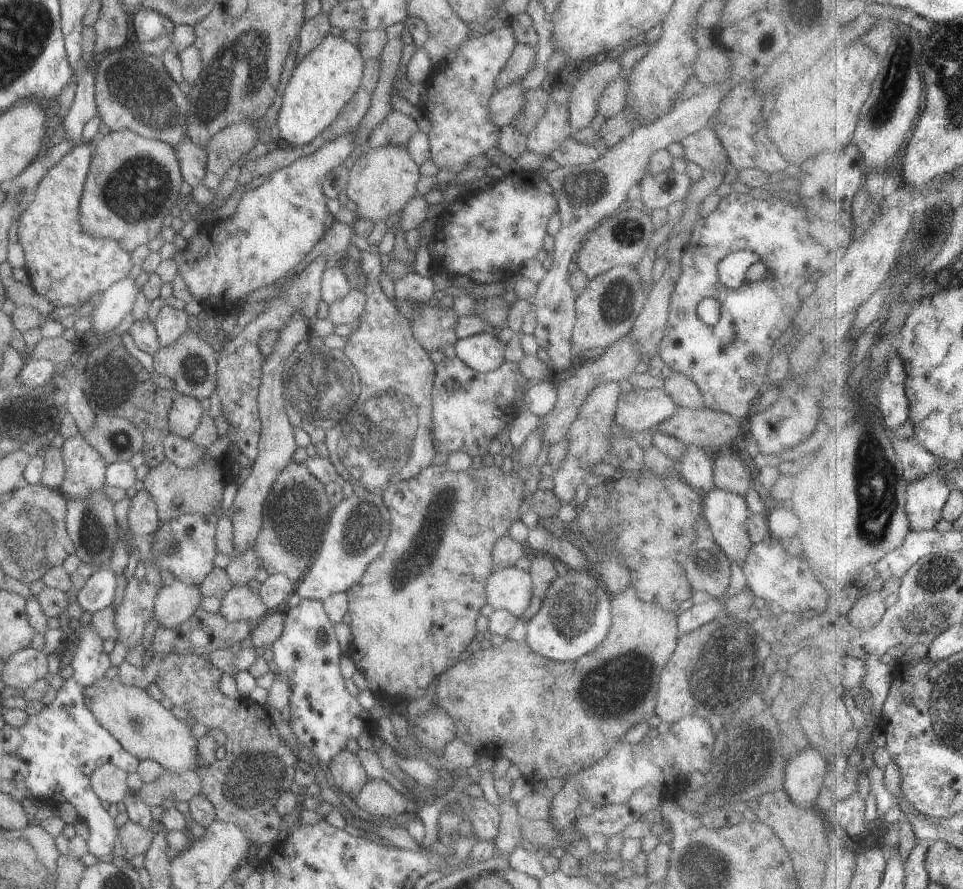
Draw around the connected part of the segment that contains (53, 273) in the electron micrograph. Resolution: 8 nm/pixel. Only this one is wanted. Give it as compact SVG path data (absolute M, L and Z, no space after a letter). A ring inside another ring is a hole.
M98 132L93 141L85 141L74 146L45 173L36 184L34 192L26 201L27 207L17 218L17 242L22 246L24 268L30 286L38 295L48 300L54 307L81 307L93 293L103 292L115 281L127 276L130 264L130 254L120 249L114 240L94 237L85 234L78 221L78 202L82 193L88 164L93 154L94 144L101 138Z

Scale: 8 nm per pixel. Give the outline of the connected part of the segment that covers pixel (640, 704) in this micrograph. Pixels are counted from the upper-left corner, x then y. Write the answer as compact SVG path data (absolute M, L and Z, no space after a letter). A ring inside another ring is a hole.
M627 586L620 594L611 596L609 631L605 638L603 638L603 641L588 654L573 661L559 663L533 653L524 641L505 639L499 646L492 645L490 648L479 649L466 660L462 662L457 661L453 667L445 670L445 673L442 673L434 682L435 694L431 704L435 709L447 714L453 720L455 724L455 738L465 743L465 745L472 747L476 754L485 755L493 760L506 758L511 765L514 765L519 770L521 777L533 782L537 787L541 787L543 782L552 777L565 780L570 775L576 774L583 768L598 762L620 741L629 728L642 721L647 722L652 717L658 688L659 670L669 659L679 638L676 630L676 616L677 613L668 612L654 603L639 601L634 594L633 588Z

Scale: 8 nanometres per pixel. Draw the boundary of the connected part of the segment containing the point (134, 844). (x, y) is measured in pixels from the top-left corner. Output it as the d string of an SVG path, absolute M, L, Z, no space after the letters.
M124 820L123 826L117 828L110 857L121 857L129 860L136 855L144 854L152 839L153 833L149 829L143 830L141 826Z

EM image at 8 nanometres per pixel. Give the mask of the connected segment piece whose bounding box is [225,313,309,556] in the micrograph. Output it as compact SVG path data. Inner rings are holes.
M293 313L284 326L277 331L277 340L267 358L262 359L260 366L260 383L256 405L260 420L260 437L258 451L250 467L247 478L236 488L235 497L231 506L225 511L232 524L232 554L239 555L245 549L254 546L254 540L262 527L263 507L269 488L276 479L277 474L291 460L297 445L293 440L293 427L288 421L284 398L283 374L286 371L286 361L294 352L293 348L301 340L309 339L309 325L307 319L299 313Z

